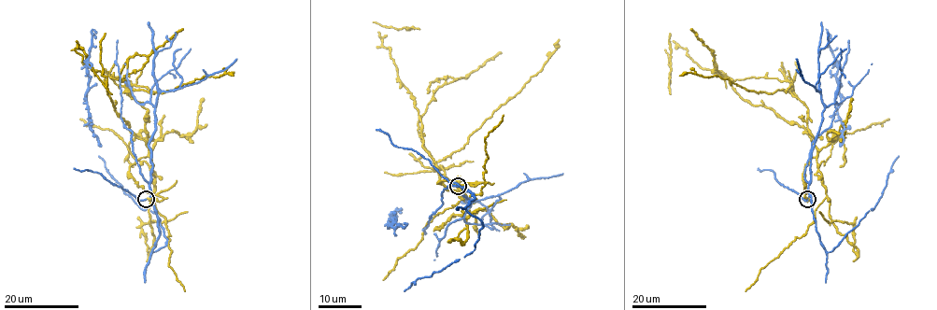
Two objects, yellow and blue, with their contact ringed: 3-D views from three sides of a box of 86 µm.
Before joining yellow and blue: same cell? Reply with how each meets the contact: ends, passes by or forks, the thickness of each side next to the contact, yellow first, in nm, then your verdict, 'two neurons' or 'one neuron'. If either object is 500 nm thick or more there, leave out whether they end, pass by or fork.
yellow ends | blue passes by | 200/80 nm | two neurons

